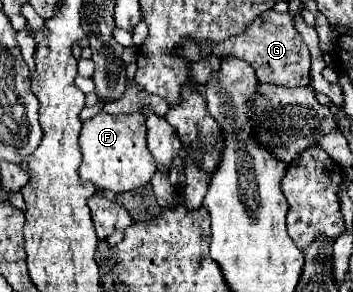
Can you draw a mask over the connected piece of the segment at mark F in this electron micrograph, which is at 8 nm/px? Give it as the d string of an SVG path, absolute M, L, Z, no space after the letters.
M99 112L83 122L79 146L83 150L83 162L79 176L89 180L99 190L111 190L115 194L129 192L145 186L157 170L155 158L147 148L147 126L141 112L135 114L107 114Z

